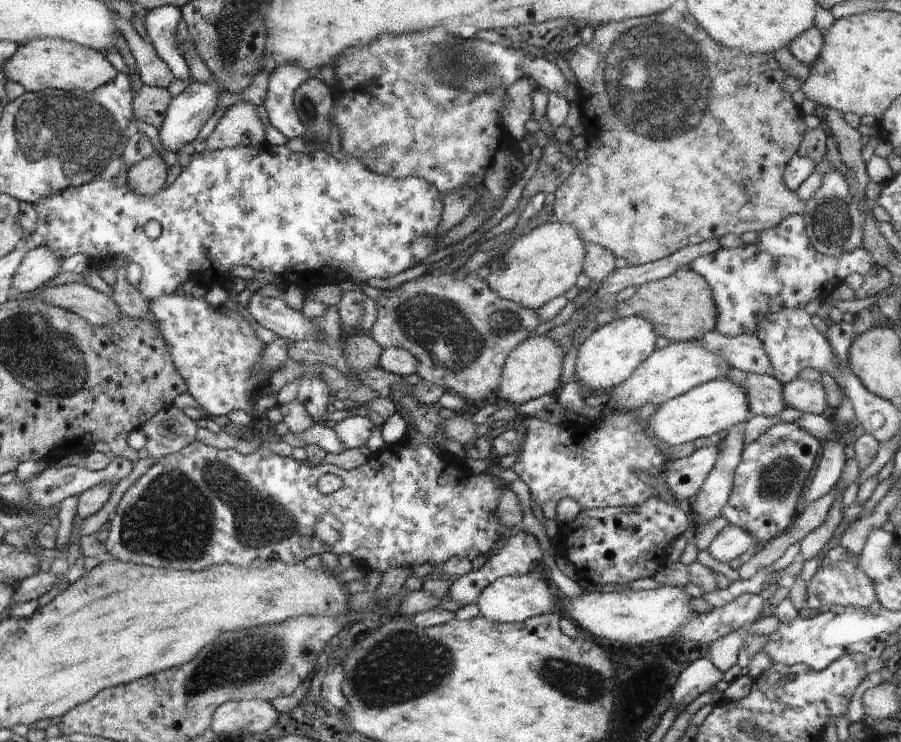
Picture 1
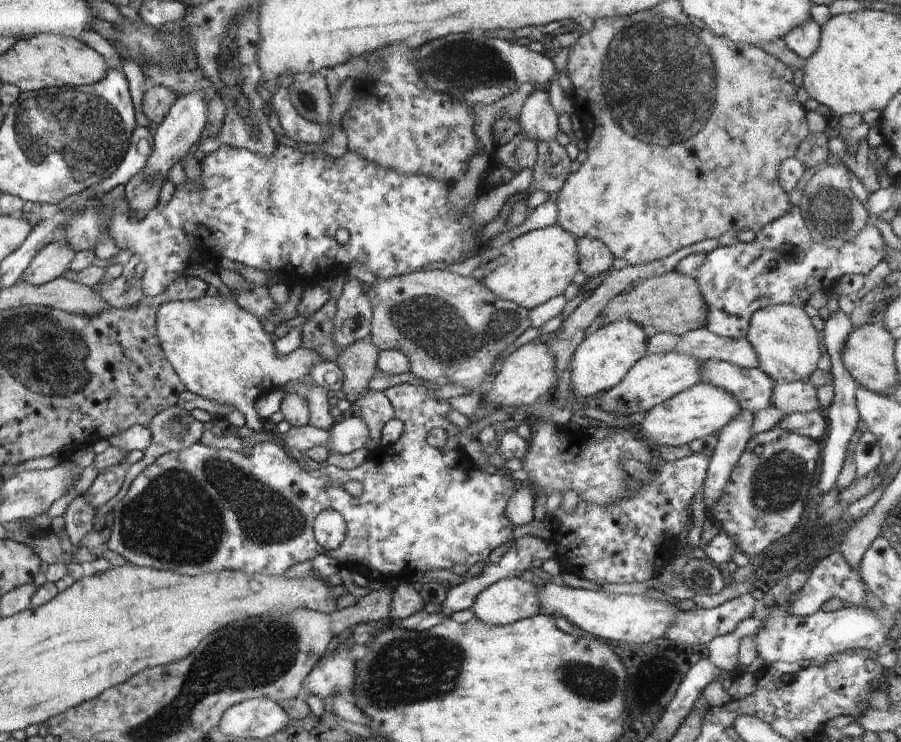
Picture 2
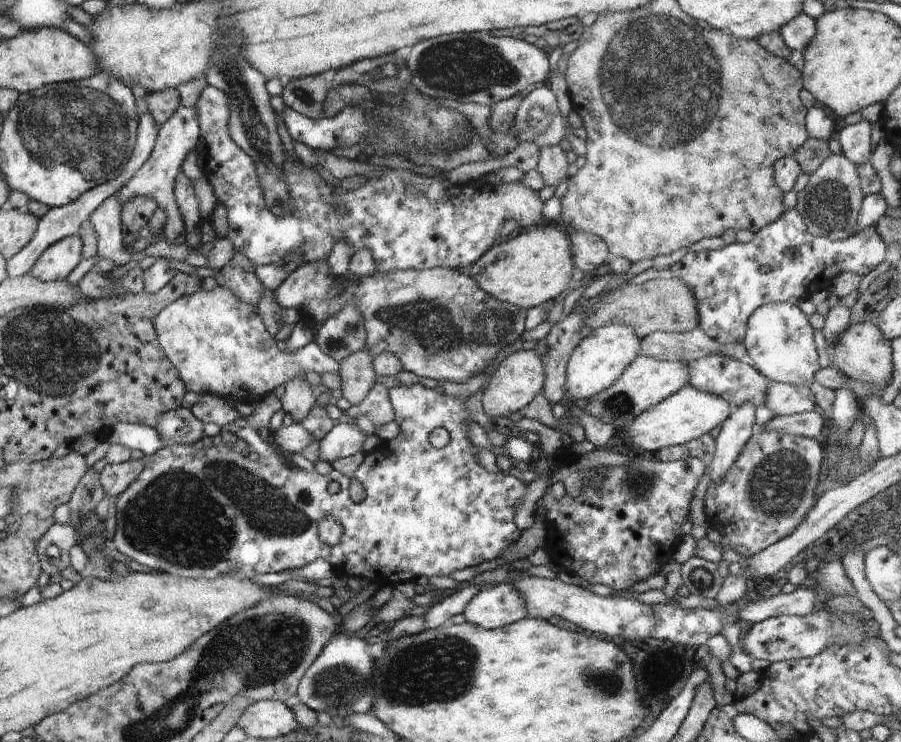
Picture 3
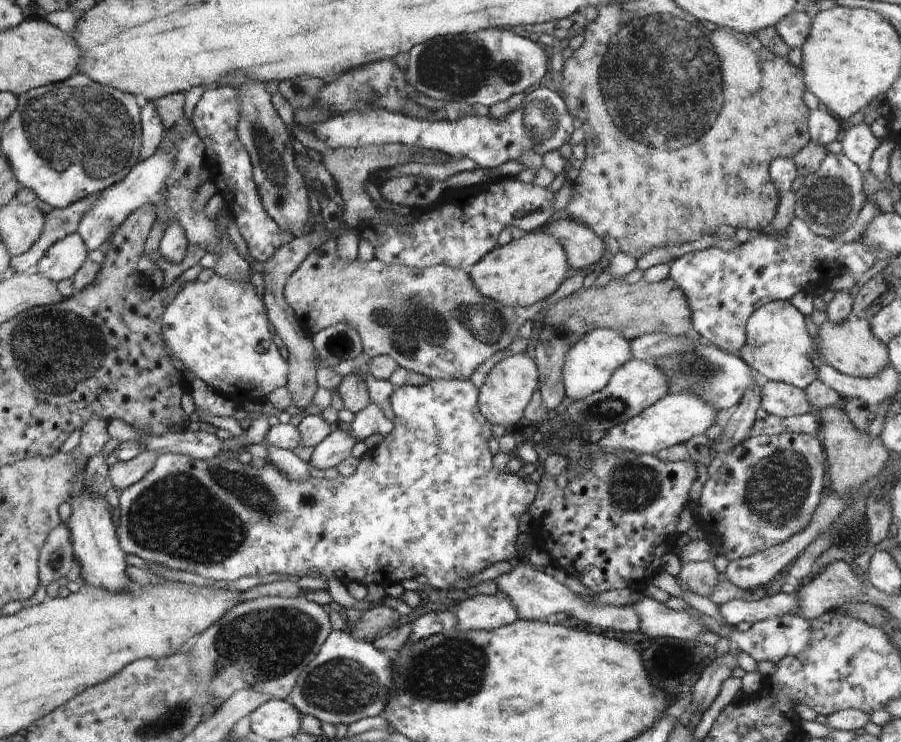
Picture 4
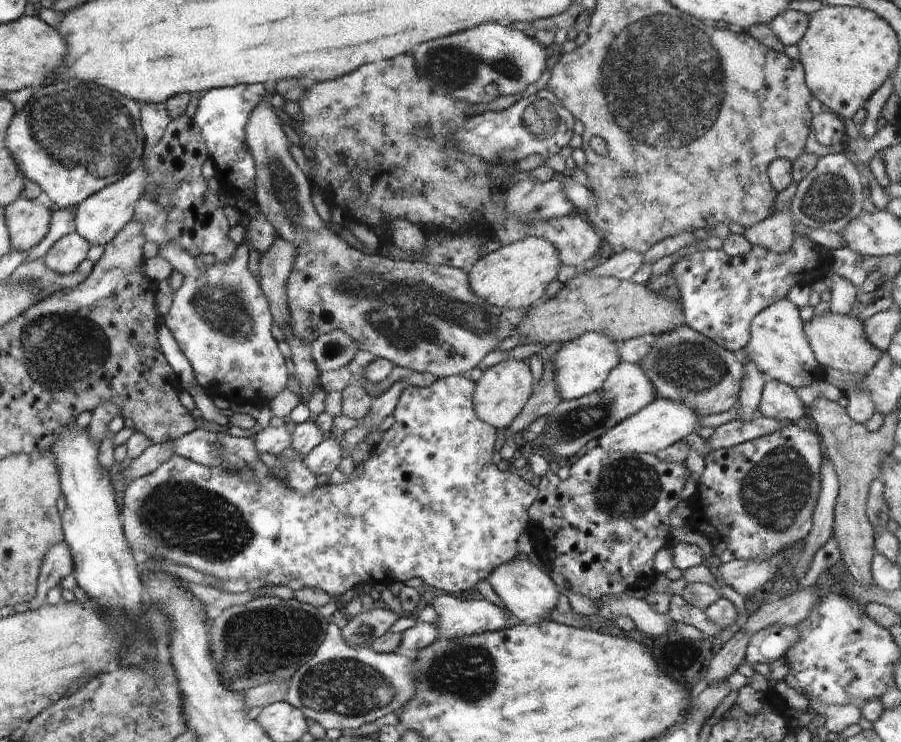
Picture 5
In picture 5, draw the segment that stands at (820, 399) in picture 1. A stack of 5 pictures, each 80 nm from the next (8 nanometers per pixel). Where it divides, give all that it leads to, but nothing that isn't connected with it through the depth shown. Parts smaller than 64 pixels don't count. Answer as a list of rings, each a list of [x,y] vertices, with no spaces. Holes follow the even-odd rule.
[[[776,379],[766,380],[757,409],[764,417],[783,423],[800,422],[808,411],[797,392]]]

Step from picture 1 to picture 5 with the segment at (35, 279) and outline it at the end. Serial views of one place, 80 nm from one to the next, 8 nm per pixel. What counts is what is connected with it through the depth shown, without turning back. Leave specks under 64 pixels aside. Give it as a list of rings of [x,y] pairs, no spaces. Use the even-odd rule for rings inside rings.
[[[76,231],[61,236],[43,256],[48,268],[62,274],[73,271],[84,259],[90,248],[89,242]]]

